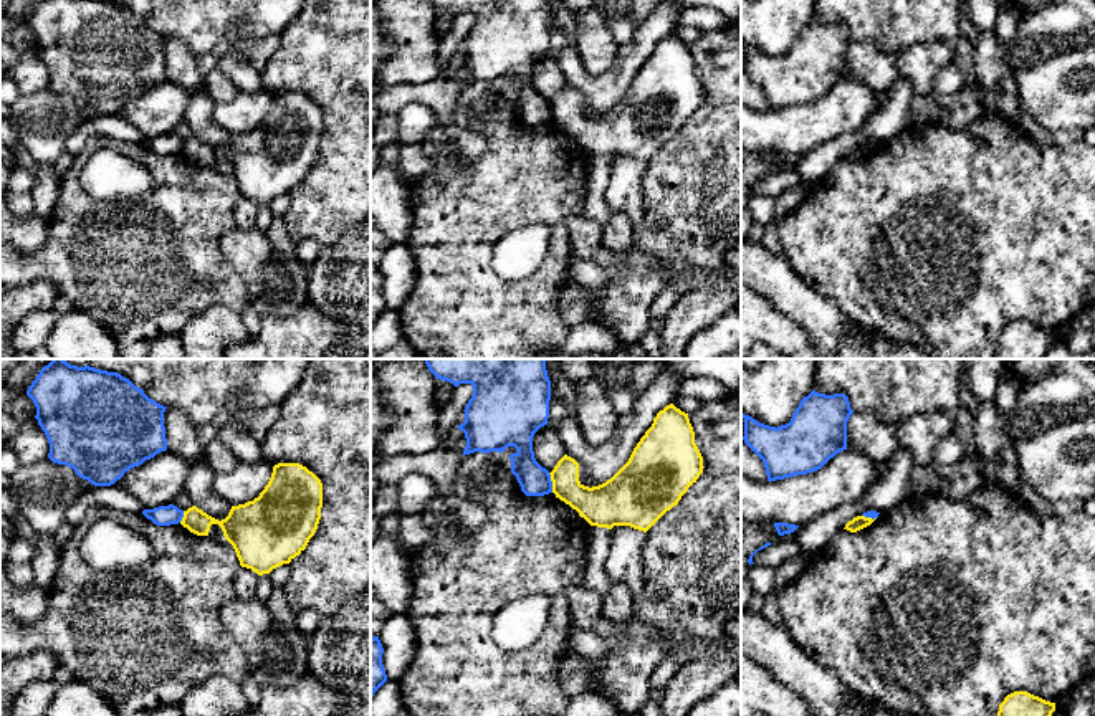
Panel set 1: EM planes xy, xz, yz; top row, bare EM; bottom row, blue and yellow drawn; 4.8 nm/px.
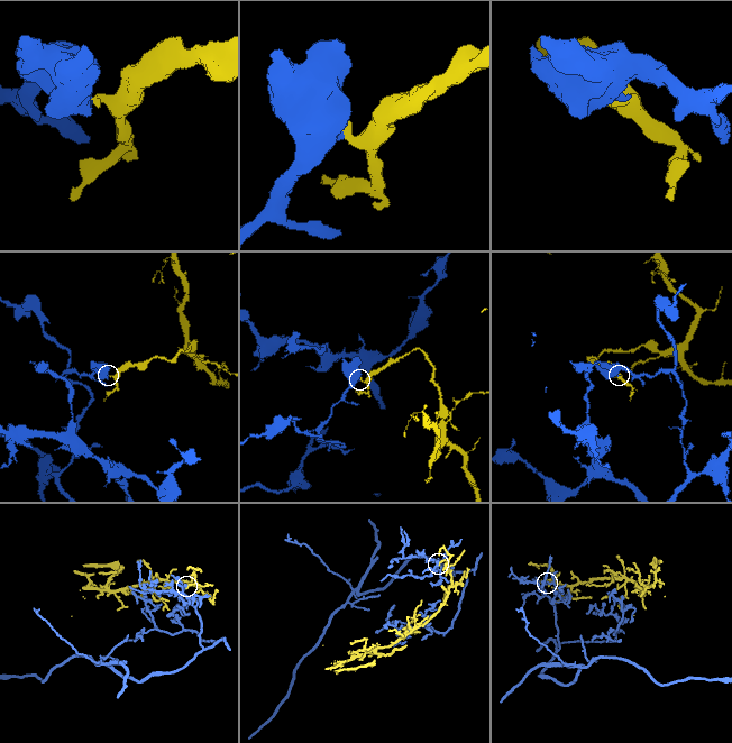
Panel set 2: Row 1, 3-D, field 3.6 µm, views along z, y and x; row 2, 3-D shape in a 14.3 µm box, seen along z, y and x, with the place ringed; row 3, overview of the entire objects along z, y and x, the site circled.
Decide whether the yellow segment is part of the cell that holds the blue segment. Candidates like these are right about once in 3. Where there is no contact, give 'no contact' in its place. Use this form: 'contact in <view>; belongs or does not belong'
contact in xz; does not belong

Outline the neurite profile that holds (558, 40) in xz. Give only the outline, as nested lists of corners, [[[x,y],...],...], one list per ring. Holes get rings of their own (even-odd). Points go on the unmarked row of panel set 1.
[[[548,0],[548,7],[551,10],[551,30],[549,30],[549,48],[548,55],[554,60],[561,56],[561,53],[566,48],[567,38],[566,33],[561,30],[561,26],[556,23],[552,17],[554,7],[559,3],[559,0]]]

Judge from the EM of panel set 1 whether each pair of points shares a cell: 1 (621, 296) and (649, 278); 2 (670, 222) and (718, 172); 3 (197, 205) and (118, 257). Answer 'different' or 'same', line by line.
1: same
2: same
3: same

